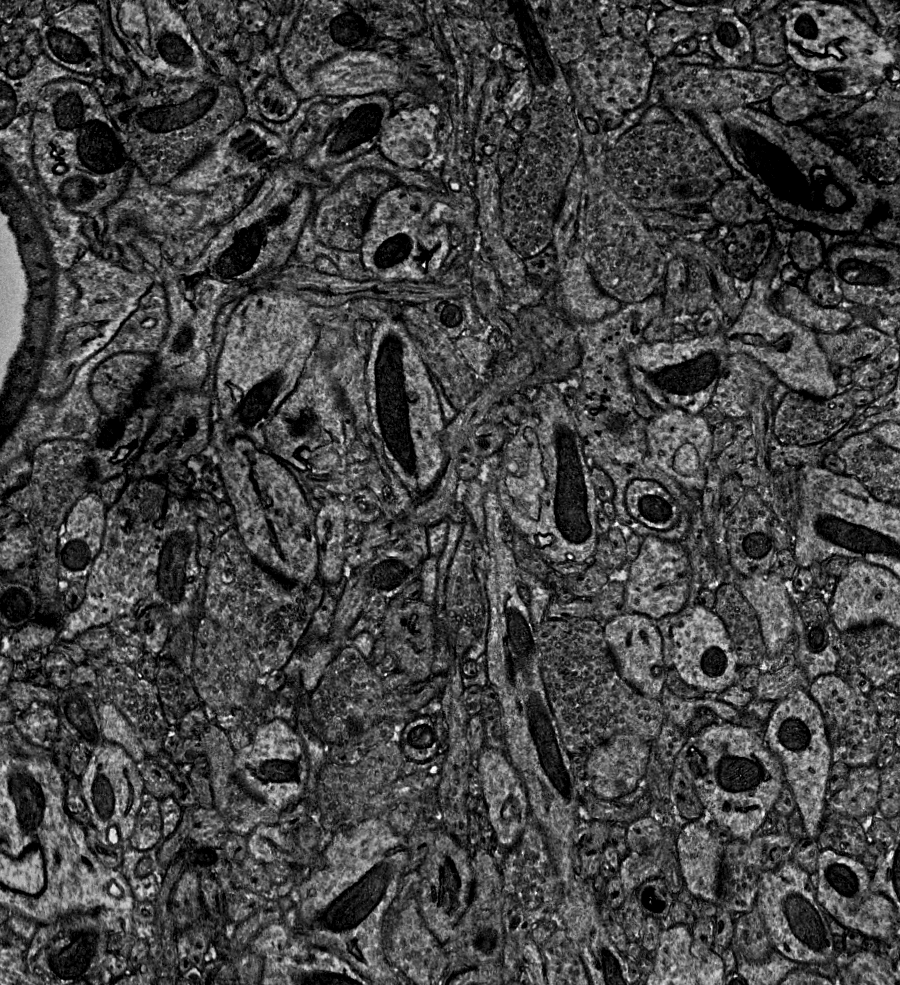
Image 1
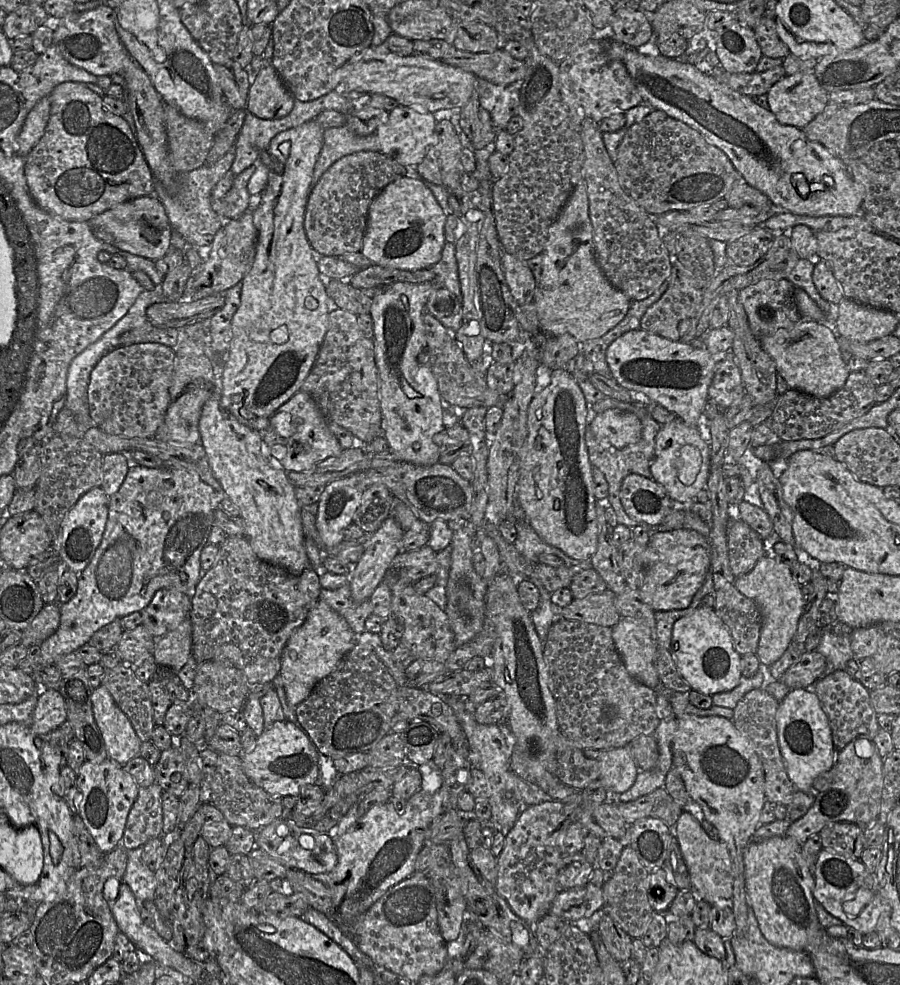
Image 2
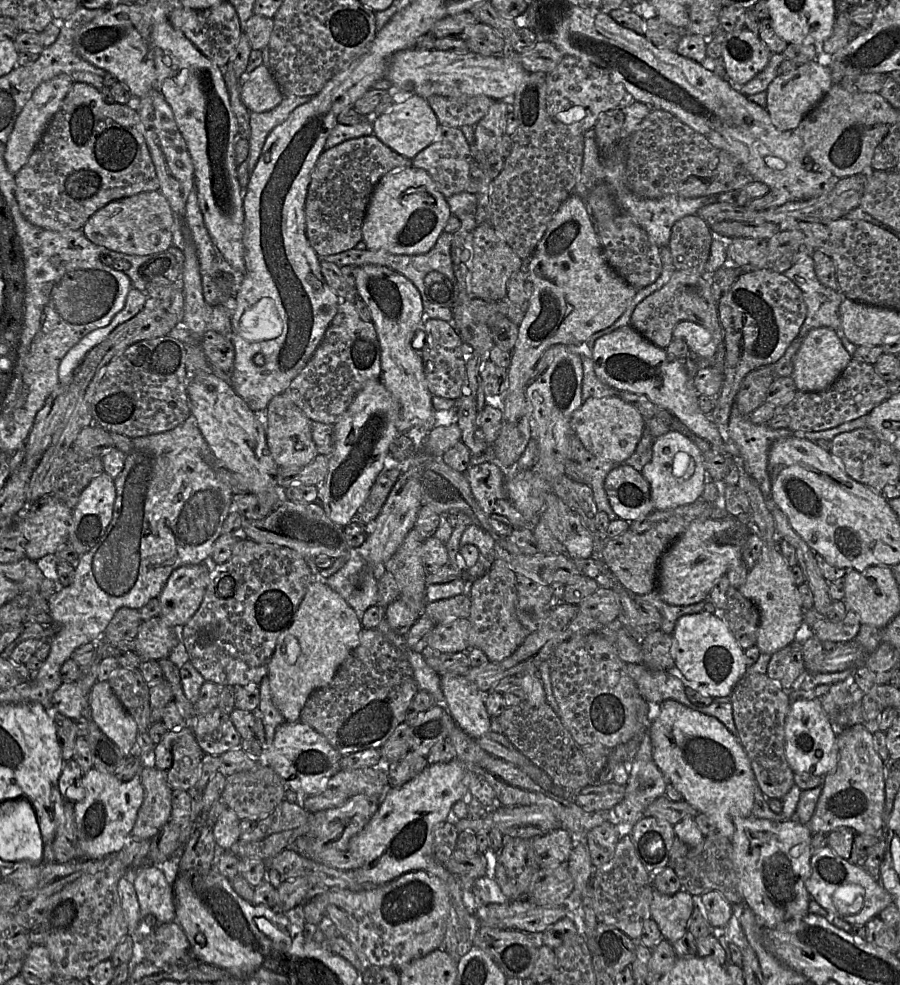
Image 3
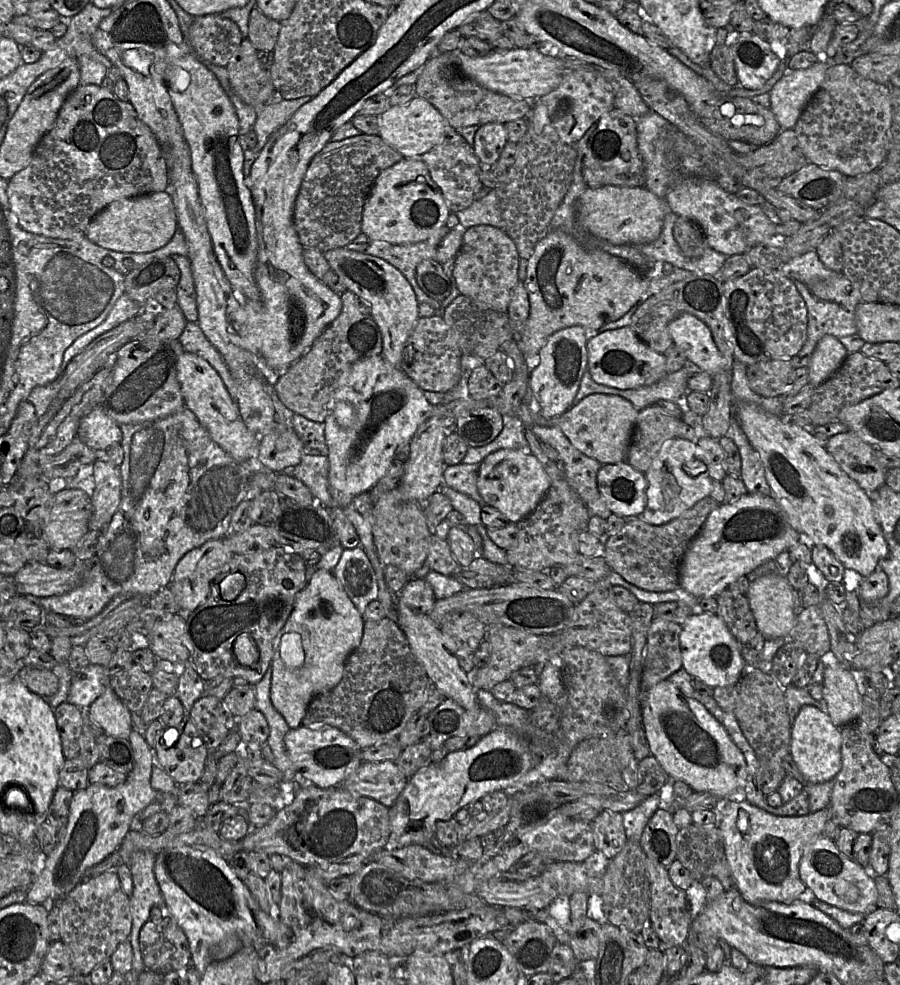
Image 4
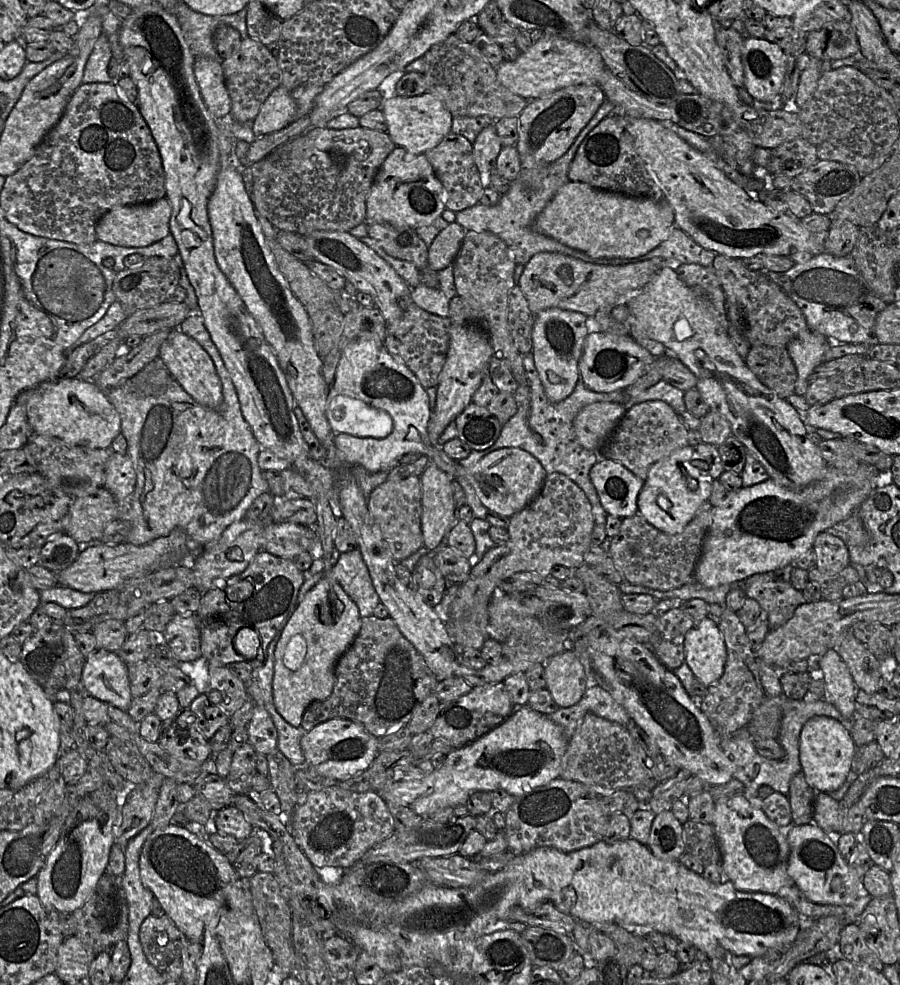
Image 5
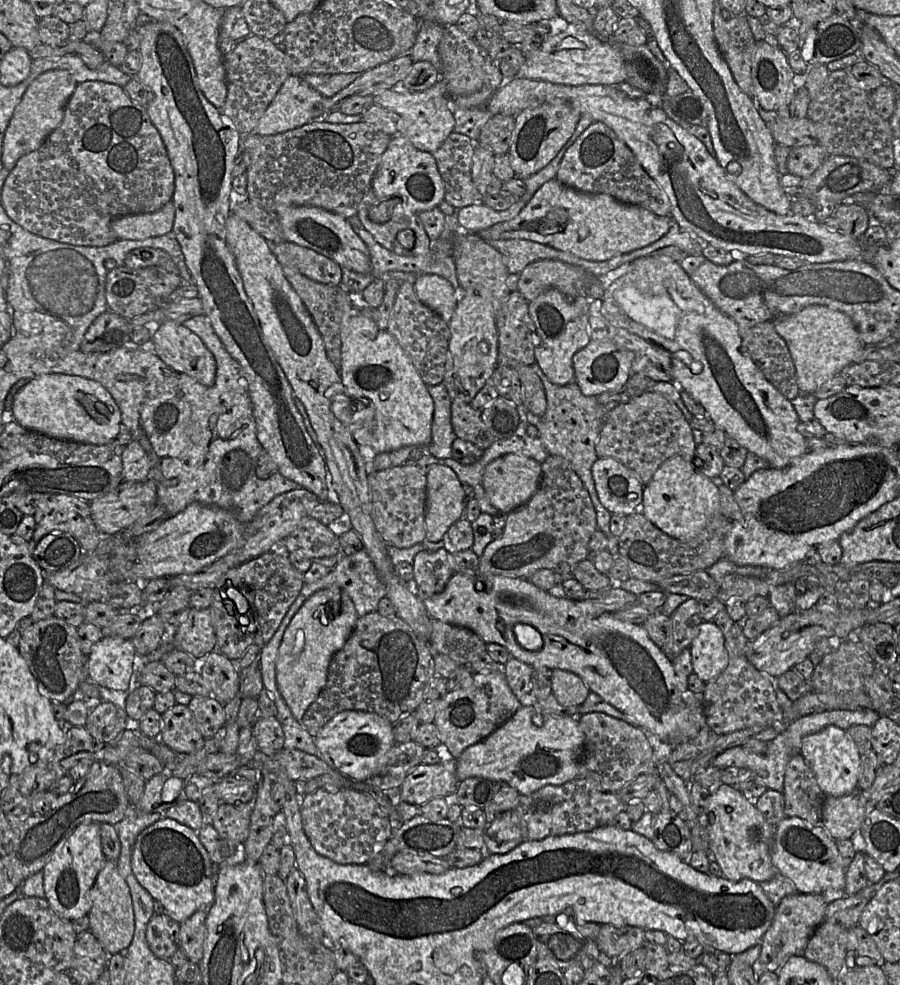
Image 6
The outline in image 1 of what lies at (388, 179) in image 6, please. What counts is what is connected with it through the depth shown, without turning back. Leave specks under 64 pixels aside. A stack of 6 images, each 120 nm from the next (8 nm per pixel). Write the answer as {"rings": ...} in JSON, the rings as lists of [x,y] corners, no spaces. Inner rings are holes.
{"rings":[[[402,184],[394,186],[378,197],[370,213],[360,247],[363,265],[373,273],[373,279],[430,282],[439,278],[452,246],[449,225],[440,218],[434,220],[433,216],[428,216],[435,202],[434,193]]]}

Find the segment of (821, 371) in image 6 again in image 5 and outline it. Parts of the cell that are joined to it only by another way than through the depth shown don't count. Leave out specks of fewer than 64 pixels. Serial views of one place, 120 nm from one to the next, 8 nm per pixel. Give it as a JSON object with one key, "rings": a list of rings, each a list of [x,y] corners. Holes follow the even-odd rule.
{"rings":[[[807,329],[792,339],[787,351],[797,371],[795,394],[804,396],[810,384],[809,376],[823,362],[831,341],[824,335]]]}

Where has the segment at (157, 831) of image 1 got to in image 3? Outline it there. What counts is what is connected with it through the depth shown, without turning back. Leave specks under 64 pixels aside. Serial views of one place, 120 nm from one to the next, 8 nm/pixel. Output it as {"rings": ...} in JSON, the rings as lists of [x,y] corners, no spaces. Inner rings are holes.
{"rings":[[[156,767],[141,771],[144,799],[138,810],[131,839],[151,839],[170,819],[172,789]]]}

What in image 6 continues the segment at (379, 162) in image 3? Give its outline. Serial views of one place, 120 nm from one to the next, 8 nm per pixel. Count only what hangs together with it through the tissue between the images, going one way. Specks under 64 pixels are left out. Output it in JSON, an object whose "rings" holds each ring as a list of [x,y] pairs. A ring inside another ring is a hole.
{"rings":[[[311,121],[274,135],[248,134],[242,140],[242,151],[249,155],[247,198],[270,214],[276,214],[278,206],[315,206],[350,219],[357,216],[359,204],[371,188],[381,156],[391,138],[365,122],[336,124]]]}

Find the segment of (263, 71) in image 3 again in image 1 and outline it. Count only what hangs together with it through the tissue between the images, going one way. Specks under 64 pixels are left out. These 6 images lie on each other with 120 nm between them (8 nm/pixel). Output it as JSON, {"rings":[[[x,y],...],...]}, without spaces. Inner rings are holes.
{"rings":[[[277,76],[264,80],[257,89],[256,99],[260,114],[272,122],[287,121],[301,101],[287,83]]]}

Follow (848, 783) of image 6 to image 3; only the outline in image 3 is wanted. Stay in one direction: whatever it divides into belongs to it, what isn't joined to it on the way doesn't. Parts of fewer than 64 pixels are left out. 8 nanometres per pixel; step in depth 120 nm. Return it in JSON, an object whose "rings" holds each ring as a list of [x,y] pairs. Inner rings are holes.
{"rings":[[[817,698],[792,700],[784,725],[785,756],[793,773],[825,777],[838,763],[838,731]]]}

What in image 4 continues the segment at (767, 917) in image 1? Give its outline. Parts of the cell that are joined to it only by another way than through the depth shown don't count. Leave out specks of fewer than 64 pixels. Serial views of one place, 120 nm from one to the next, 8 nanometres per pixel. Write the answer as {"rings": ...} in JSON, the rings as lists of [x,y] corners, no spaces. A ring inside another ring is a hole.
{"rings":[[[738,795],[722,799],[713,811],[718,814],[726,859],[742,898],[751,905],[771,901],[790,904],[799,899],[806,890],[799,876],[799,863],[810,845],[822,835],[826,822],[832,819],[830,808],[801,817],[778,817]]]}

